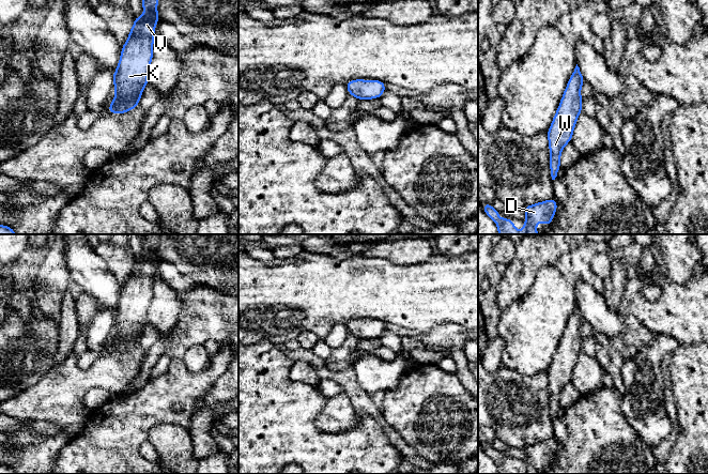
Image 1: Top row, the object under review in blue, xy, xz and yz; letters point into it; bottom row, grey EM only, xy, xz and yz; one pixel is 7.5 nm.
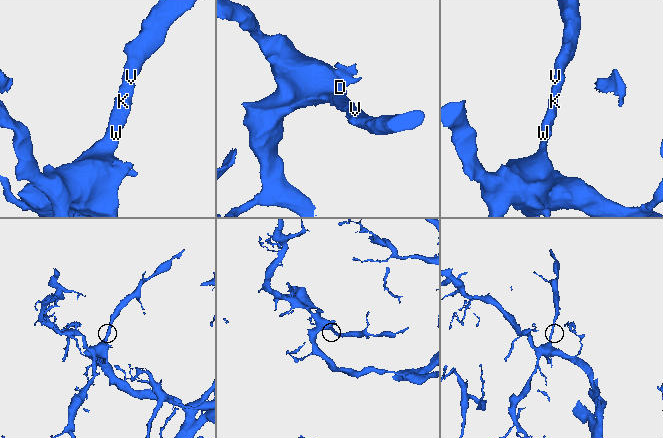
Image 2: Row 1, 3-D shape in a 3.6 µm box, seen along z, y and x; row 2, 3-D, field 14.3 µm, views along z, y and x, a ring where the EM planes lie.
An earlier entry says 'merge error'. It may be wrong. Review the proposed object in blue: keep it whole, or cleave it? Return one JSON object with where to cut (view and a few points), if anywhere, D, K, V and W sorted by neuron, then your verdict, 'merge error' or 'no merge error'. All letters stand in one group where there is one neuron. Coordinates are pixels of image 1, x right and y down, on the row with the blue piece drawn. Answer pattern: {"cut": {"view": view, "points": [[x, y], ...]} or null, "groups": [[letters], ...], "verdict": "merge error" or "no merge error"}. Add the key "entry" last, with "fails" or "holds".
{"cut": null, "groups": [["D", "K", "V", "W"]], "verdict": "no merge error", "entry": "fails"}

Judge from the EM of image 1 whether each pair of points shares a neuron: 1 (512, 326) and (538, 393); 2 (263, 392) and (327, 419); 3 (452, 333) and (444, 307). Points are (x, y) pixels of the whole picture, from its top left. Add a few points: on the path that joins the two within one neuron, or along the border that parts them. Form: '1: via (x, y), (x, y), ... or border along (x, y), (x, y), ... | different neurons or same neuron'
1: border along (508, 368), (528, 375), (545, 371) | different neurons
2: border along (328, 398), (316, 426), (337, 432) | different neurons
3: border along (466, 327), (456, 323), (441, 322), (426, 332) | different neurons

